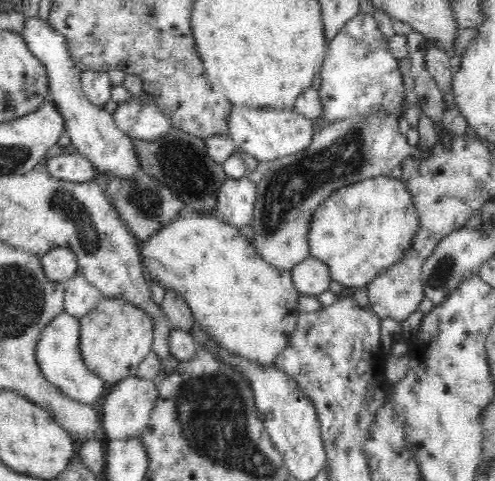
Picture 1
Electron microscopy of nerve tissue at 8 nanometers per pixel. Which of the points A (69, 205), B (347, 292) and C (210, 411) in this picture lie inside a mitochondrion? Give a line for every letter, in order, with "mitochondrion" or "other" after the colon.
A: mitochondrion
B: other
C: mitochondrion

